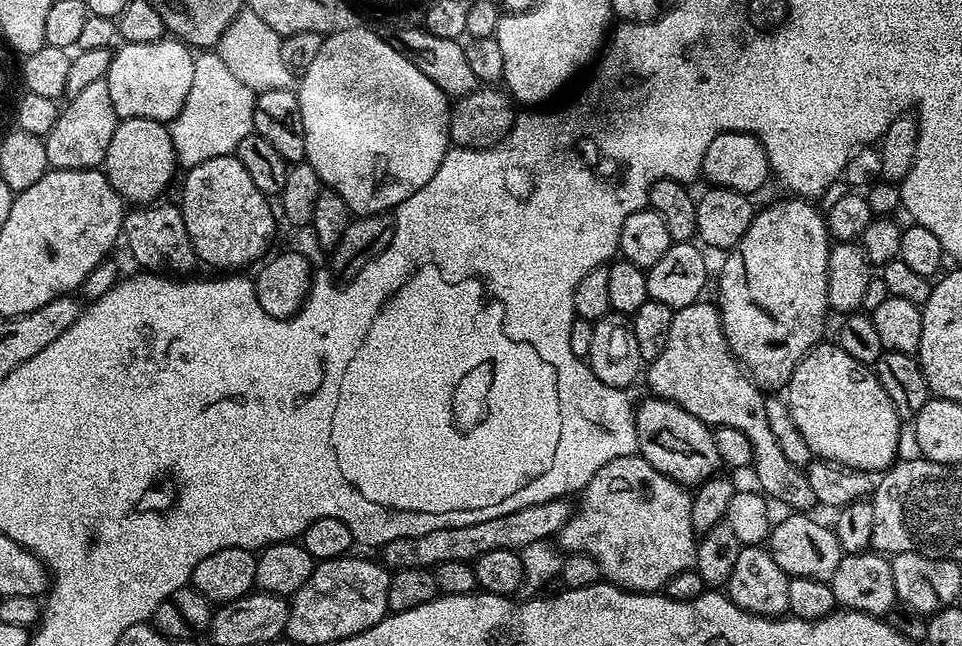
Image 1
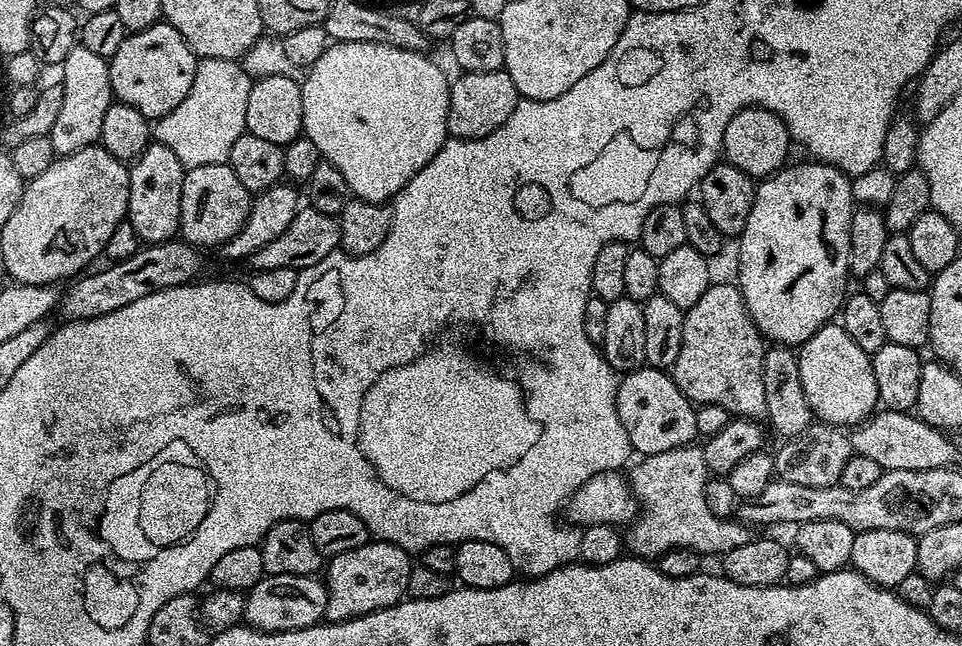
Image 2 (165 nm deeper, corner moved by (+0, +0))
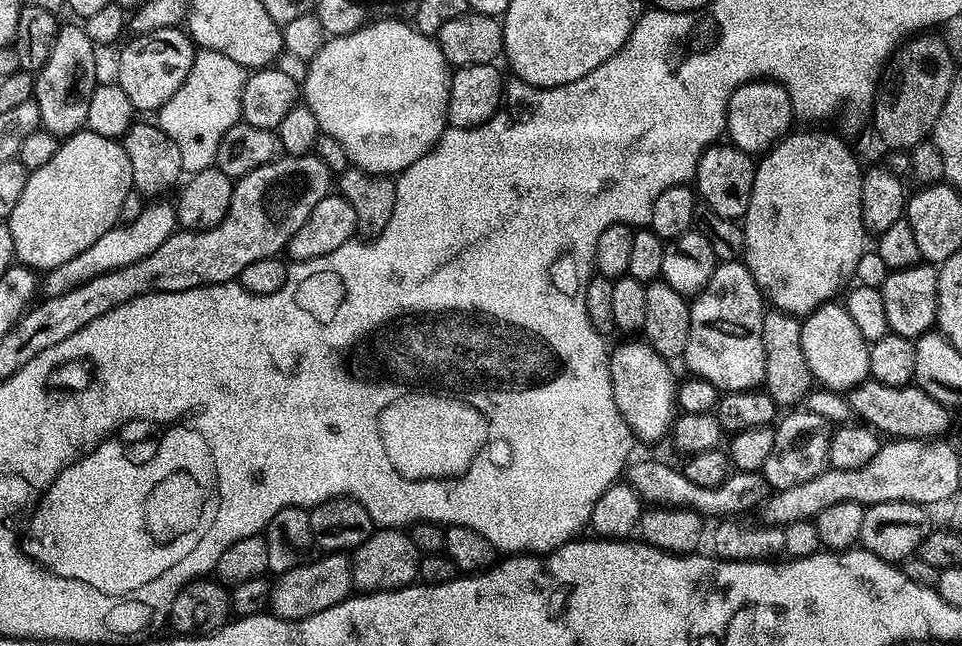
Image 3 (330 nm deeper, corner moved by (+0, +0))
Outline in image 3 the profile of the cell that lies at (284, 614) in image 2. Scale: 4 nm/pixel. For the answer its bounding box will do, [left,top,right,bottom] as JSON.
[270,552,353,620]

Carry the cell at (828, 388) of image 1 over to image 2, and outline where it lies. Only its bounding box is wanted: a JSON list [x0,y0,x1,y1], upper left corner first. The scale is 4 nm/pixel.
[798,322,881,426]

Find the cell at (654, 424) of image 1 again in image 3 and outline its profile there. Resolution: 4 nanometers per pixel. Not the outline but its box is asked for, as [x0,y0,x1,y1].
[608,338,677,440]

